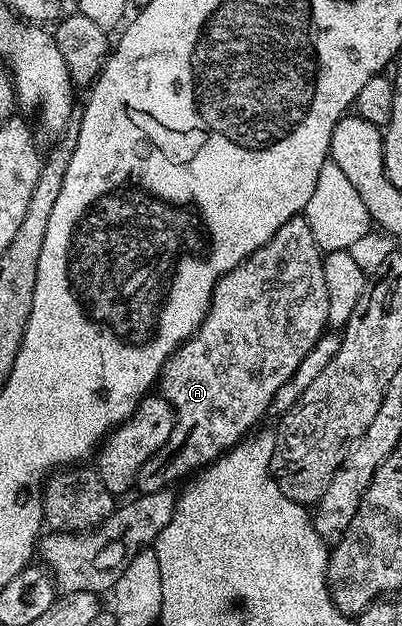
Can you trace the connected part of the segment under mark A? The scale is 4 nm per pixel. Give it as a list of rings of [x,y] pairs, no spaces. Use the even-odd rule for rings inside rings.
[[[298,216],[287,220],[287,224],[280,226],[275,232],[275,236],[271,236],[271,240],[267,240],[267,244],[260,246],[255,253],[242,260],[234,270],[227,272],[219,279],[213,289],[213,299],[209,301],[209,311],[205,313],[205,321],[177,349],[176,354],[172,354],[166,360],[165,367],[161,369],[159,394],[160,397],[166,398],[169,405],[173,407],[173,431],[167,440],[167,444],[163,444],[160,452],[155,456],[151,456],[151,460],[147,460],[147,464],[143,464],[143,468],[137,473],[136,489],[141,494],[150,494],[156,490],[172,487],[174,485],[172,482],[177,482],[180,478],[187,477],[196,466],[199,466],[198,468],[205,468],[216,462],[222,454],[226,454],[228,450],[233,449],[234,446],[241,442],[254,429],[252,426],[264,416],[269,406],[271,408],[274,405],[279,388],[283,388],[283,384],[287,384],[295,370],[303,364],[303,358],[311,352],[311,348],[315,348],[315,344],[320,340],[322,334],[326,333],[328,326],[328,288],[327,280],[324,279],[323,251],[321,246],[316,242],[315,232],[309,226],[307,218],[305,216]]]

